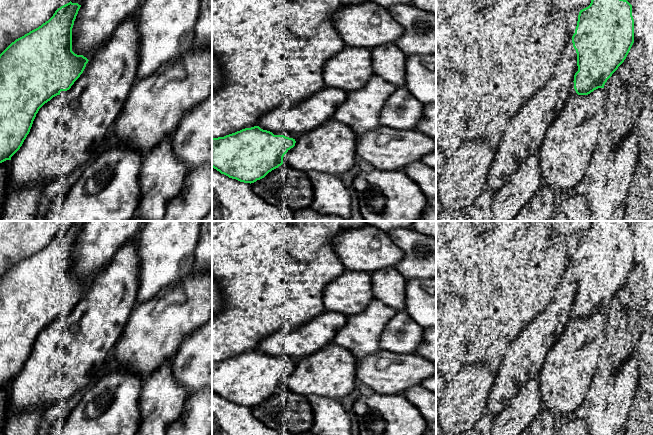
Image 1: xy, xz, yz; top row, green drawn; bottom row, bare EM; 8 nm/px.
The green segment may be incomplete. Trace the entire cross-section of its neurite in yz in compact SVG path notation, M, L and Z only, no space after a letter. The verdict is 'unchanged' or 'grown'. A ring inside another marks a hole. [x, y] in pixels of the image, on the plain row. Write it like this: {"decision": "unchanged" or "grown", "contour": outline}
{"decision": "grown", "contour": "M592 221L590 229L579 236L572 267L577 277L577 290L569 319L588 319L604 312L634 267L632 229L619 221Z"}

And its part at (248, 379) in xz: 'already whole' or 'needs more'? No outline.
needs more

